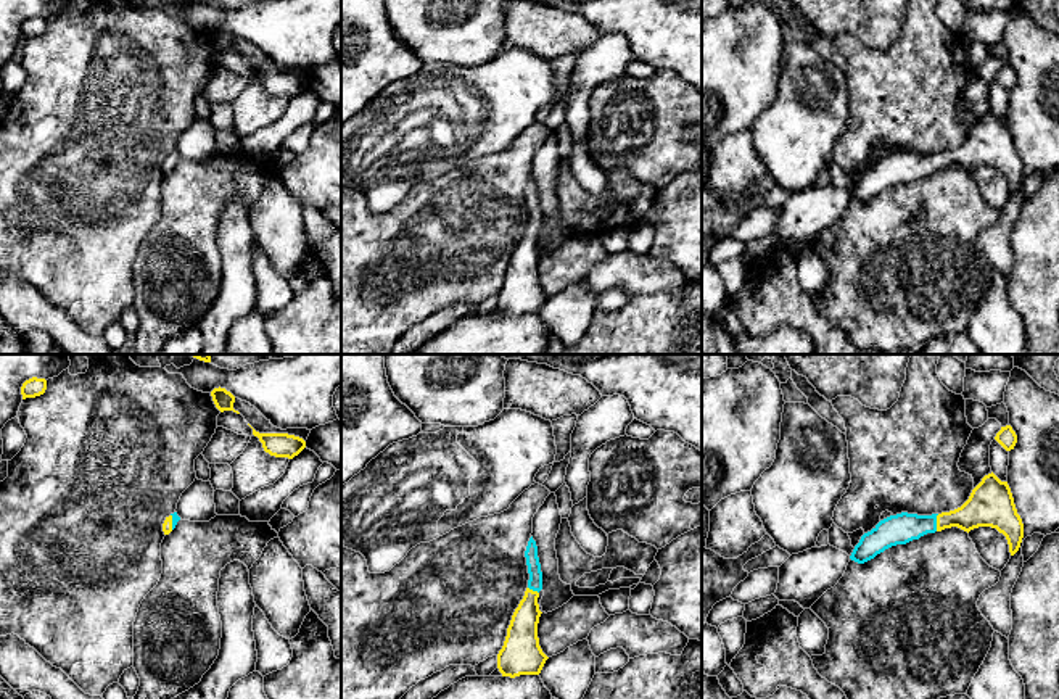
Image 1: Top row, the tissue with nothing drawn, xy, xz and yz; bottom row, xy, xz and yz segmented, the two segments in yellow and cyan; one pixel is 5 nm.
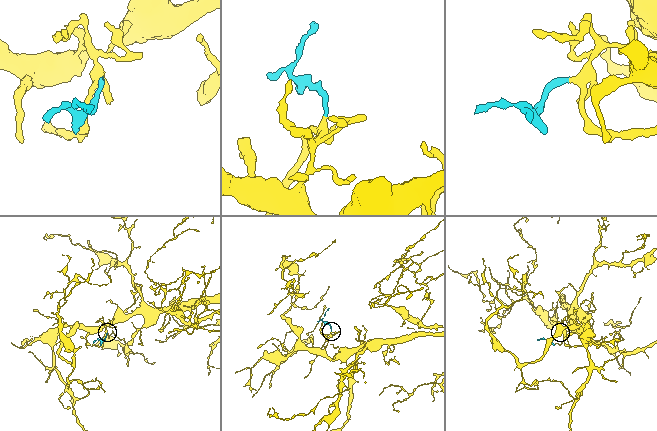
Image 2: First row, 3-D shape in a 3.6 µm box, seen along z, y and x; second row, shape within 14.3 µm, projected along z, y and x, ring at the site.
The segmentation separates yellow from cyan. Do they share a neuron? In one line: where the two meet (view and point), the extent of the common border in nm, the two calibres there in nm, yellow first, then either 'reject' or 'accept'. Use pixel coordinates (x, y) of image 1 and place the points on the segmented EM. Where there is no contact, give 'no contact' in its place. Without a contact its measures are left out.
yz (937, 522) | 90 nm | 190/150 nm | accept

